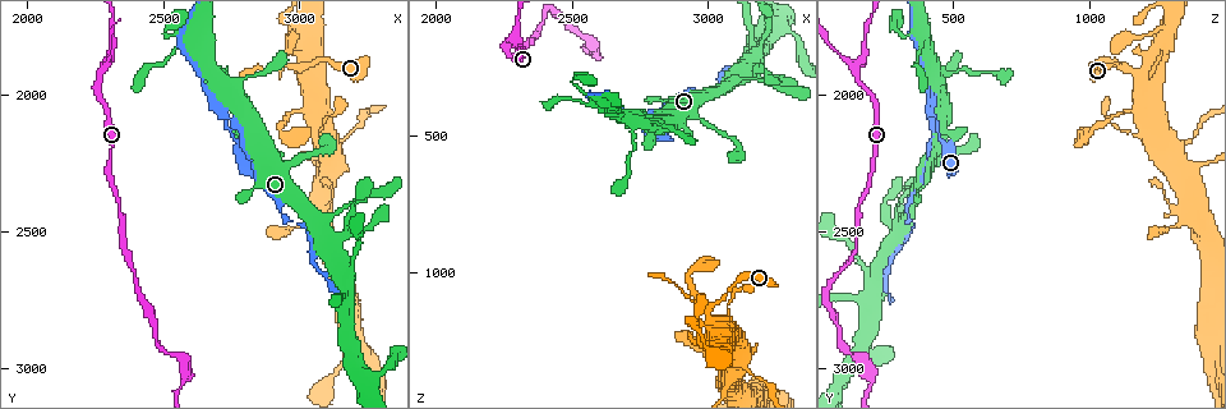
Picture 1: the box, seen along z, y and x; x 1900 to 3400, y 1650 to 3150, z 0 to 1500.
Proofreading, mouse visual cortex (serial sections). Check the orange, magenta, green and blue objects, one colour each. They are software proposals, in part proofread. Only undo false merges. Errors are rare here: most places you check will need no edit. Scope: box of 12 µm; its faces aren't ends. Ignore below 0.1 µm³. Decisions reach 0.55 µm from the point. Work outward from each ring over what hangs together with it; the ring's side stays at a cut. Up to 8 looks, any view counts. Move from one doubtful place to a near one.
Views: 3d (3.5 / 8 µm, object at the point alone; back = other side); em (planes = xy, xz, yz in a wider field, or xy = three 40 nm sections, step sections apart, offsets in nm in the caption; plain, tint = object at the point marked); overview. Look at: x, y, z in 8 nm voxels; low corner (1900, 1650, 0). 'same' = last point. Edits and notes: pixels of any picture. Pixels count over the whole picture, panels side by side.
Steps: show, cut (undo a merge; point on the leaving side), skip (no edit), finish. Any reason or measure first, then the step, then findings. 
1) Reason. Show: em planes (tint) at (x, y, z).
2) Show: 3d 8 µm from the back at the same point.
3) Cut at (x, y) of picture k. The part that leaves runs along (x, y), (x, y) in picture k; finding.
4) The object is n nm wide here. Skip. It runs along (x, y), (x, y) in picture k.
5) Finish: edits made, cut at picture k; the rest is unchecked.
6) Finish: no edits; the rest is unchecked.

Show: 3d 3.5 µm at (3180, 2640, 190).

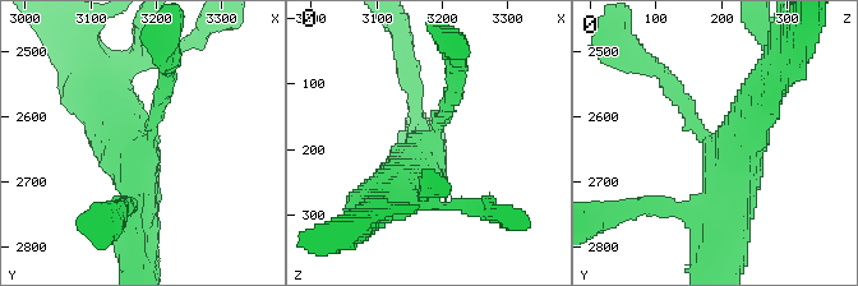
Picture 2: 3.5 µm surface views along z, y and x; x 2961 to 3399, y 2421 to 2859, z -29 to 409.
4 arms meet here; the arms are 200, 250, 450, 500 nm wide. Show: em xy step 5 (tint) at (3180, 2640, 190).

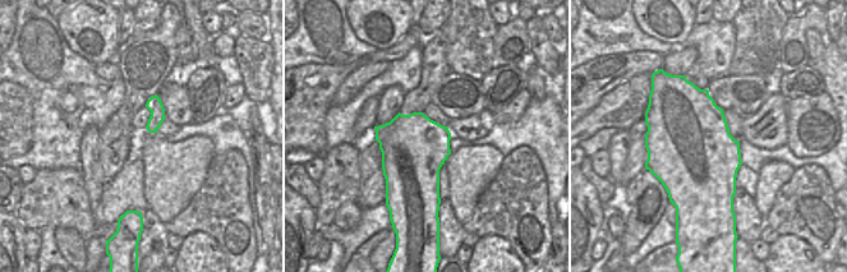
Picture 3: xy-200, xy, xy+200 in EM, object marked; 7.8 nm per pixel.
Skip. It runs along (100, 82), (132, 152), (139, 239) in picture 2; one cell here.

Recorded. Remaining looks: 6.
Three arms meet. Show: 3d 3.5 µm from the back at (2720, 2060, 410).

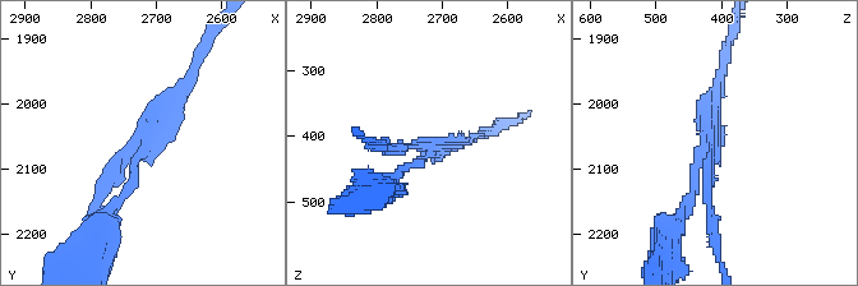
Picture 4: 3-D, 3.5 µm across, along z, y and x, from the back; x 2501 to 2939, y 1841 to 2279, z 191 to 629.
3 arms meet here; the arms are 100, 150, 150 nm wide. Show: em xy step 3 (tint) at (2720, 2065, 415).

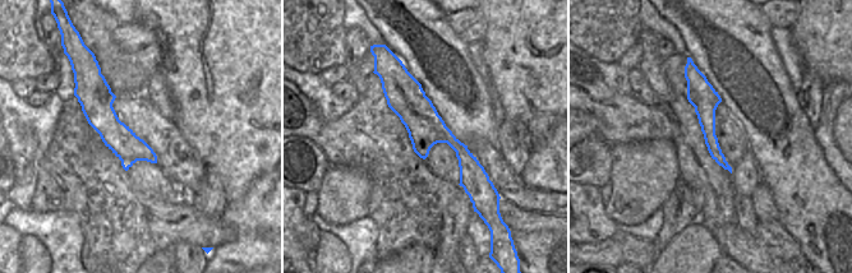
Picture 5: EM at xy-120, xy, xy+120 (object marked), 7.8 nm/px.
Skip. It runs along (403, 75), (404, 95), (466, 158), (468, 189) in picture 5; all the same cell.

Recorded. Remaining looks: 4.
Sudden change in width. Show: 3d 3.5 µm at (2560, 3070, 190).

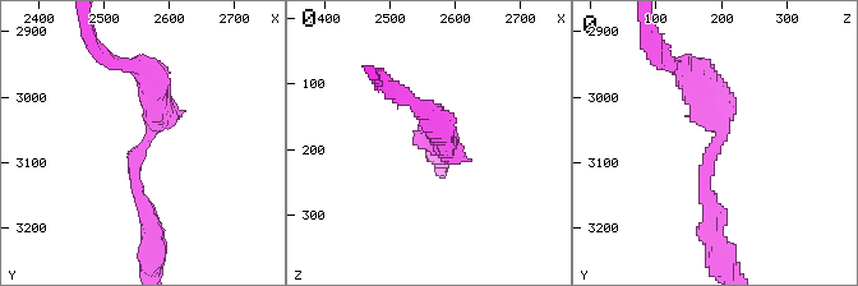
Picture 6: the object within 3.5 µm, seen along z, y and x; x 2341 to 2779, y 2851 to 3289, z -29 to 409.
Show: em xy step 3 (tint) at (2565, 3065, 195).

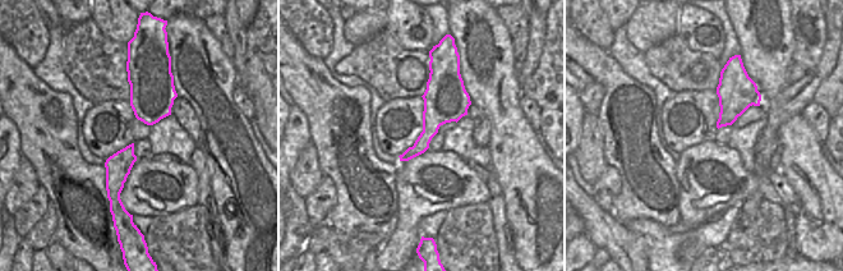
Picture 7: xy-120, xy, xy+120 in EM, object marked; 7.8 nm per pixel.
Skip. It runs along (144, 72), (156, 127), (133, 157), (141, 193) in picture 6; one cell here.

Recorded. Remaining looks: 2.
Finish: no edits; the rest is unchecked.

